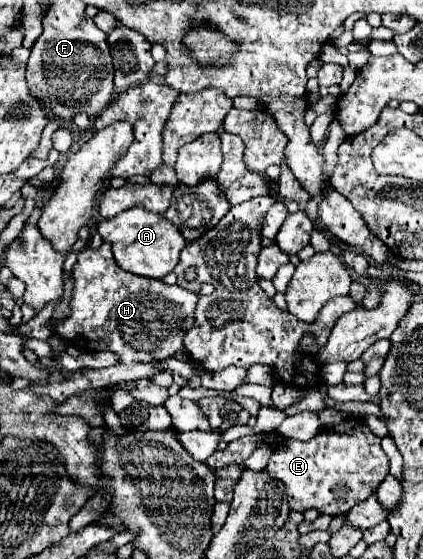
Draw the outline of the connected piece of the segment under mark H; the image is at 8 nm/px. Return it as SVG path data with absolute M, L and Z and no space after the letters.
M103 243L99 249L81 249L77 253L77 263L73 265L71 275L75 287L69 303L69 315L55 325L55 333L69 345L77 347L83 353L111 351L119 355L119 363L163 361L167 357L173 357L177 349L183 349L183 335L189 327L193 327L193 311L199 299L197 293L179 285L167 285L161 279L145 279L119 269L109 243Z

